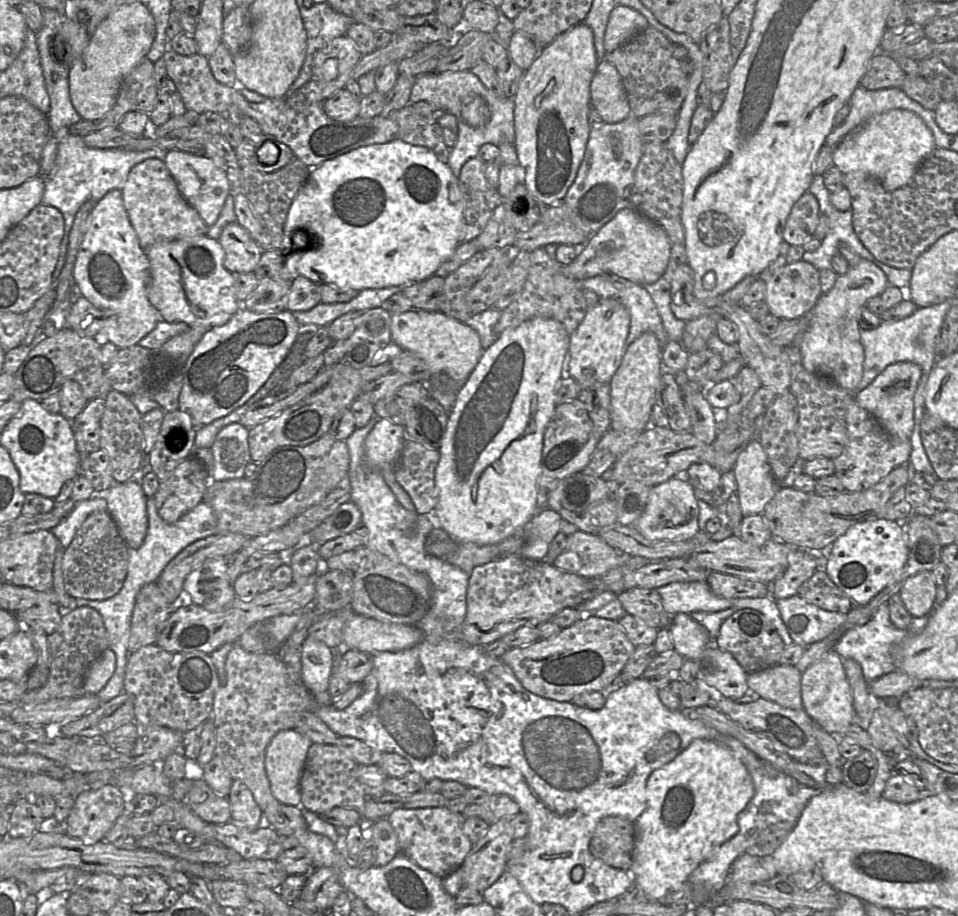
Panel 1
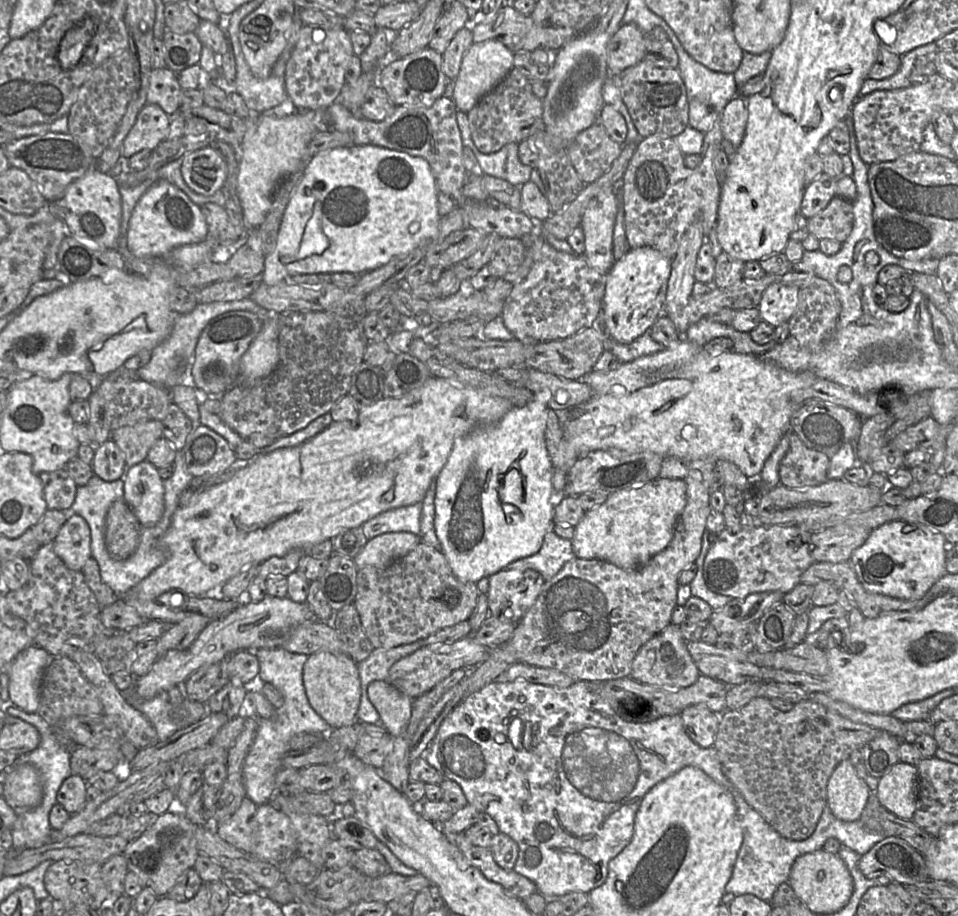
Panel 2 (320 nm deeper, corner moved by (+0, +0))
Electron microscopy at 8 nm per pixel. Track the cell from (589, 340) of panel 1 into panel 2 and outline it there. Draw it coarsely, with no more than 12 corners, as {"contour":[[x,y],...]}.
{"contour":[[643,246],[606,275],[608,335],[629,344],[662,315],[672,260]]}

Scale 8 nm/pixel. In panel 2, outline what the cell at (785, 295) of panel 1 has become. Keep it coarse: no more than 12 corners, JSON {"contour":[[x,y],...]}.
{"contour":[[773,283],[758,311],[774,328],[796,312],[800,288]]}

